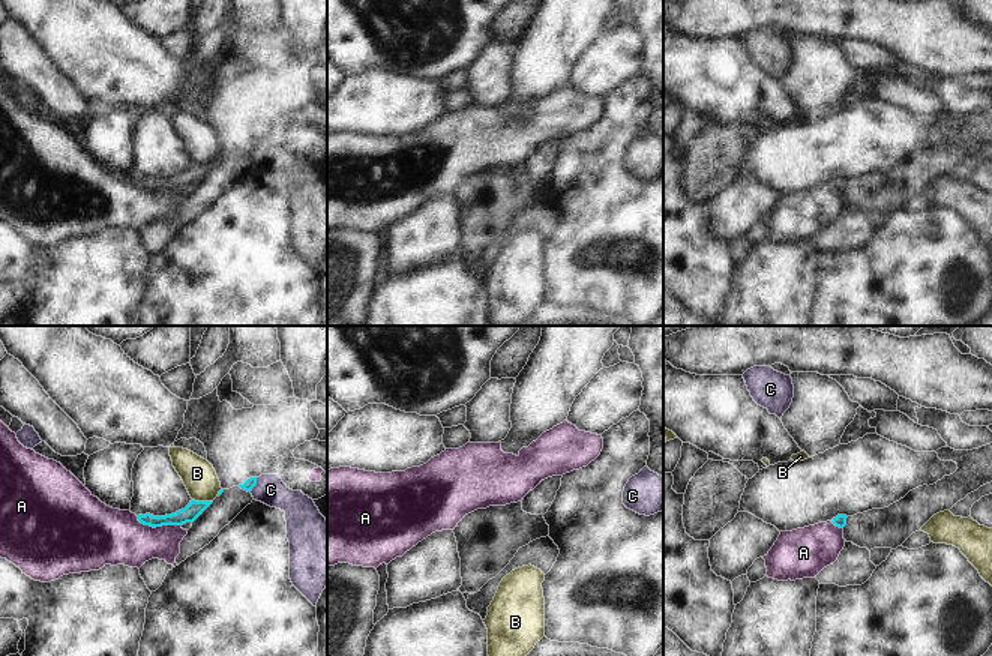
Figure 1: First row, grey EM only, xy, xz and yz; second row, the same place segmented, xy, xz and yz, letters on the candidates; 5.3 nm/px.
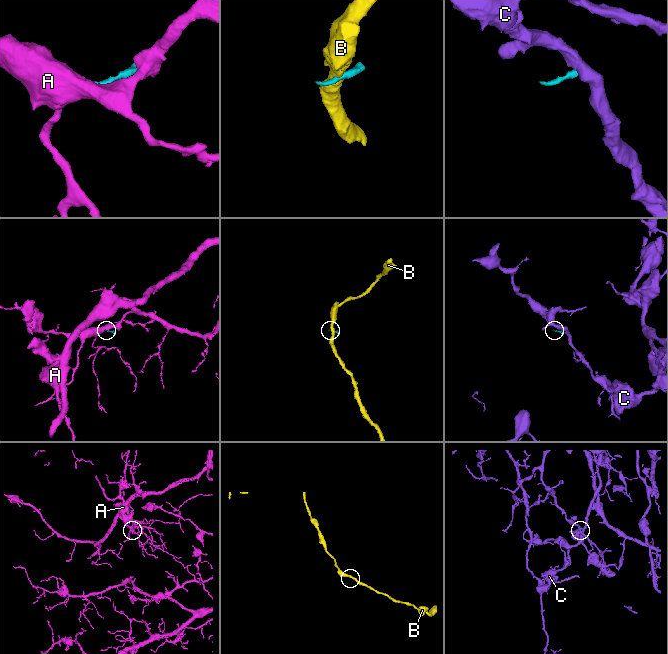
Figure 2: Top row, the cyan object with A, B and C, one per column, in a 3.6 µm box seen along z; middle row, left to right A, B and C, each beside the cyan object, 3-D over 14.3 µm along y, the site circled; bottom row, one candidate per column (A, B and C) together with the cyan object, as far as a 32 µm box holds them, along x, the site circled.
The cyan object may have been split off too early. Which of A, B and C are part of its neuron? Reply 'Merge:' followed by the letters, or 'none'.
Merge: none

